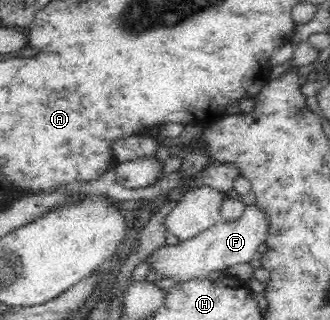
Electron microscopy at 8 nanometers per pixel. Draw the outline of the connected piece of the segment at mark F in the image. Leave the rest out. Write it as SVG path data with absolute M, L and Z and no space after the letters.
M255 204L245 207L244 213L238 221L222 221L186 241L156 247L150 255L146 255L144 262L149 264L150 272L154 275L159 275L161 279L173 279L175 285L192 280L203 280L208 278L212 272L226 271L238 263L248 263L258 251L258 245L265 241L267 234L268 220L264 218L264 212Z

